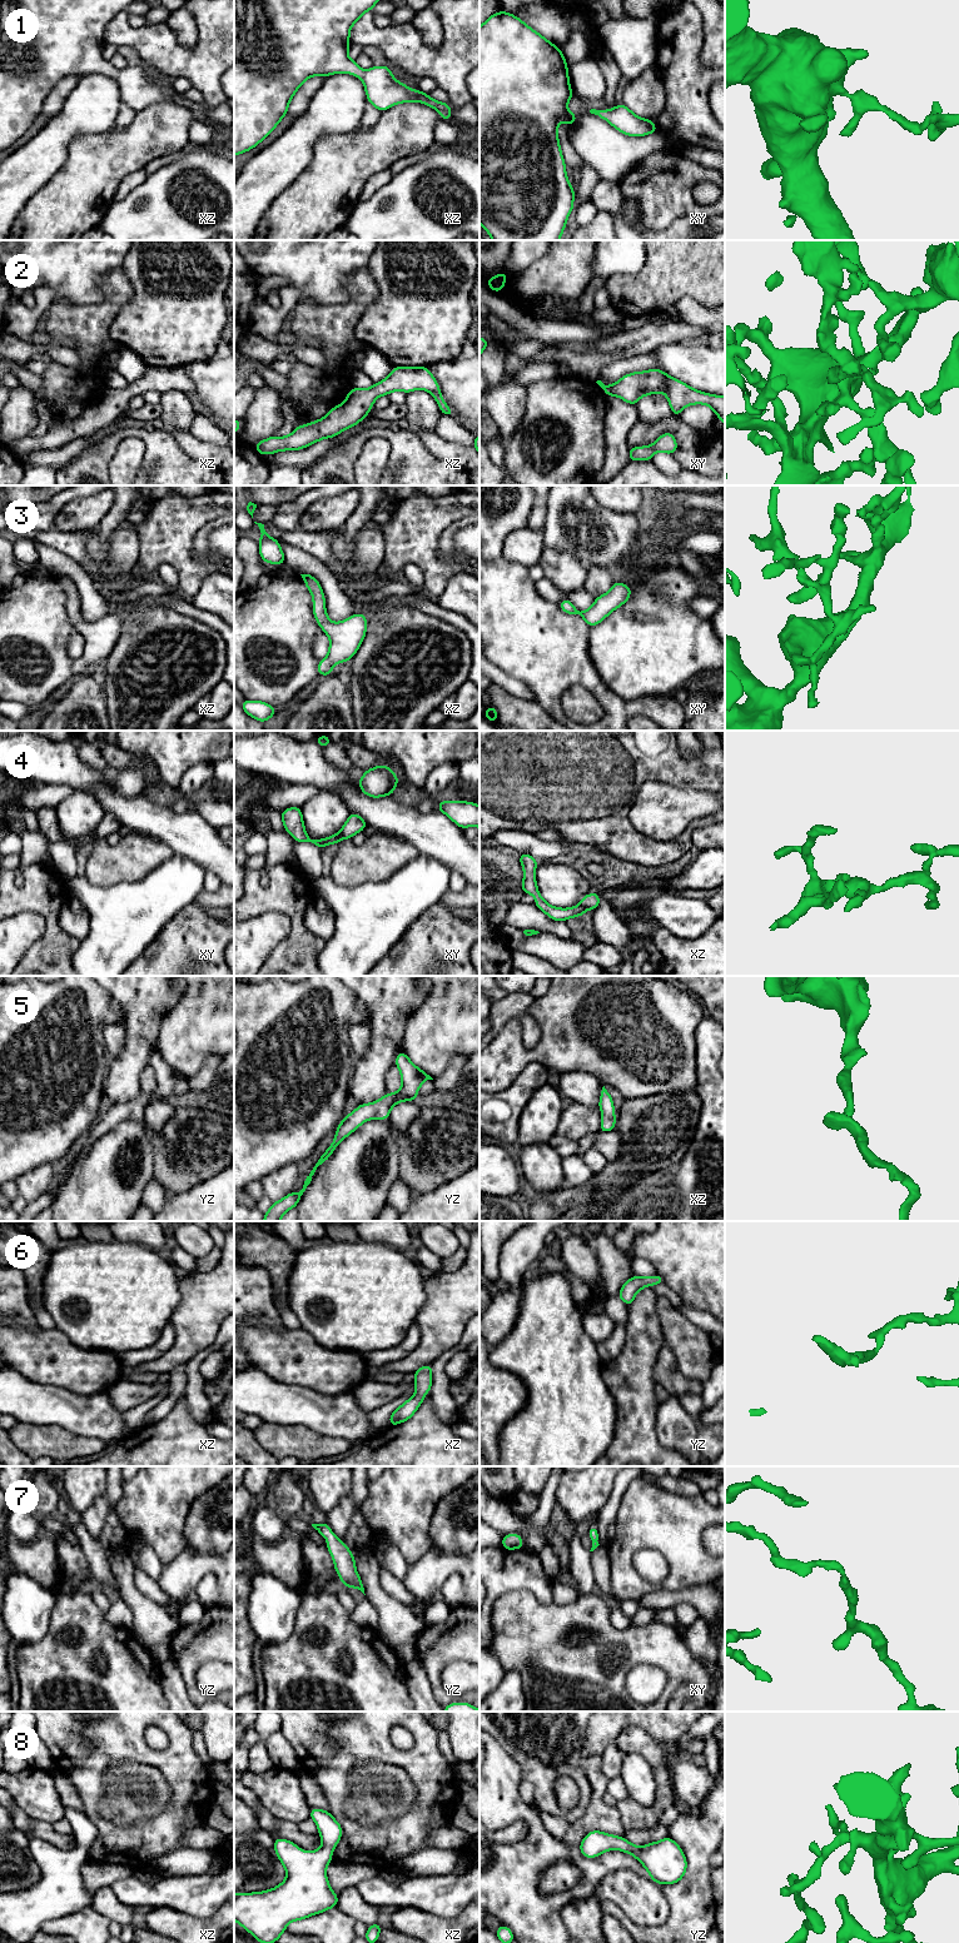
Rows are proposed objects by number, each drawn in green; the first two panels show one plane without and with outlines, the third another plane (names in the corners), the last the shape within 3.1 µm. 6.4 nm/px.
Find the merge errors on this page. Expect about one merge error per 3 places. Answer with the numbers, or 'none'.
4

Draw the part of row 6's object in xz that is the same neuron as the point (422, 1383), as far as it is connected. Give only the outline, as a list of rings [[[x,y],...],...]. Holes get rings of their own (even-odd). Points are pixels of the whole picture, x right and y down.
[[[423,1365],[414,1372],[416,1394],[404,1404],[399,1405],[389,1416],[389,1426],[407,1421],[421,1406],[424,1395],[429,1393],[432,1385],[432,1366]]]

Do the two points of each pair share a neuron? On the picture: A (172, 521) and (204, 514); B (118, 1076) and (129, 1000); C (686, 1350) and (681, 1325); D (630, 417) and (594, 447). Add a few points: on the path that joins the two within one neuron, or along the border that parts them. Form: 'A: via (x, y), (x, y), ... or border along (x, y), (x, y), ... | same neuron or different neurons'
A: via (179, 519), (197, 514) | same neuron
B: via (134, 1057), (135, 1019) | same neuron
C: via (686, 1344), (681, 1331) | same neuron
D: border along (606, 409), (605, 462), (601, 467) | different neurons

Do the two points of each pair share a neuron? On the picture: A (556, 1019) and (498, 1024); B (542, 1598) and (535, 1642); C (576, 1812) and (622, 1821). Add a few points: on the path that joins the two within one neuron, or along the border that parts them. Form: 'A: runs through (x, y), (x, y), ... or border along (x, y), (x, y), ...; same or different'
A: border along (533, 999), (527, 1014), (540, 1027), (536, 1044); different
B: border along (515, 1590), (528, 1590), (541, 1603), (551, 1603); different
C: border along (591, 1784), (580, 1818), (555, 1817); different

